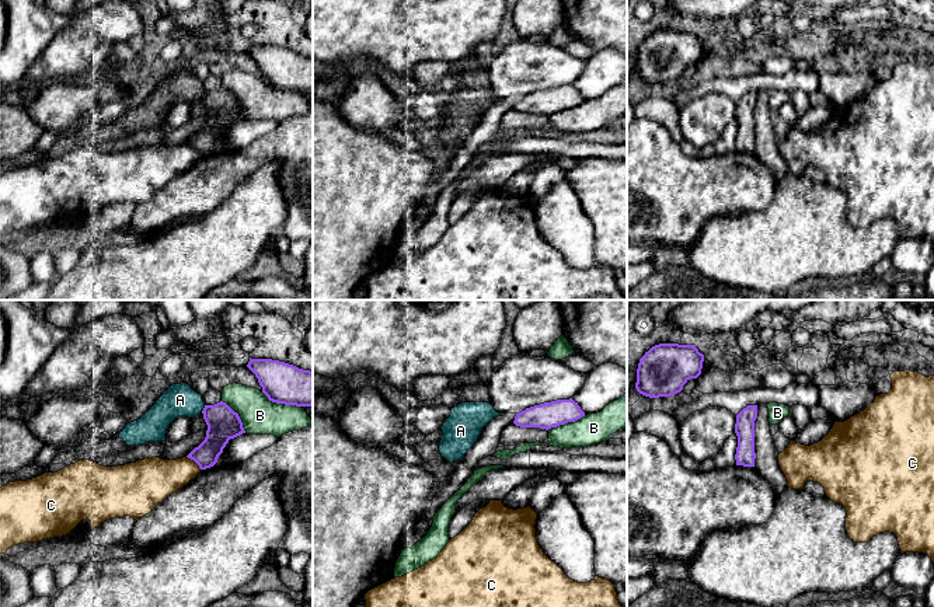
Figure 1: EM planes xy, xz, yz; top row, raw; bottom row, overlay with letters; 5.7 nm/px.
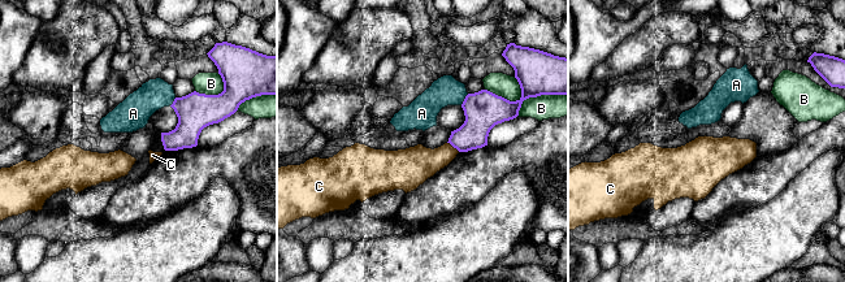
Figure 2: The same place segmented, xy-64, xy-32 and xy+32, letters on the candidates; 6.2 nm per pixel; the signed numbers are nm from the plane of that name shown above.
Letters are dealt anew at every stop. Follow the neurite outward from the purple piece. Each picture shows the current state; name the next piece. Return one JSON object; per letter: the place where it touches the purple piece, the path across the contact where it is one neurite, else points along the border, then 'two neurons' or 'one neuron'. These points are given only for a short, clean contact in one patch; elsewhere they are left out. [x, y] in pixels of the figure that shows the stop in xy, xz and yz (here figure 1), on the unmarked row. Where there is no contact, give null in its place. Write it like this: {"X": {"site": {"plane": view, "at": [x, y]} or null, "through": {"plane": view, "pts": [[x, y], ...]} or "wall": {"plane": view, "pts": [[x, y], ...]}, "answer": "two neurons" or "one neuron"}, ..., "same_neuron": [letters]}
{"A": {"site": {"plane": "xy", "at": [204, 94]}, "wall": {"plane": "xy", "pts": [[205, 91], [201, 97]]}, "answer": "two neurons"}, "B": {"site": {"plane": "xy", "at": [281, 89]}, "answer": "two neurons"}, "C": {"site": {"plane": "xy", "at": [194, 146]}, "wall": {"plane": "xy", "pts": [[187, 142], [201, 154]]}, "answer": "two neurons"}, "same_neuron": []}

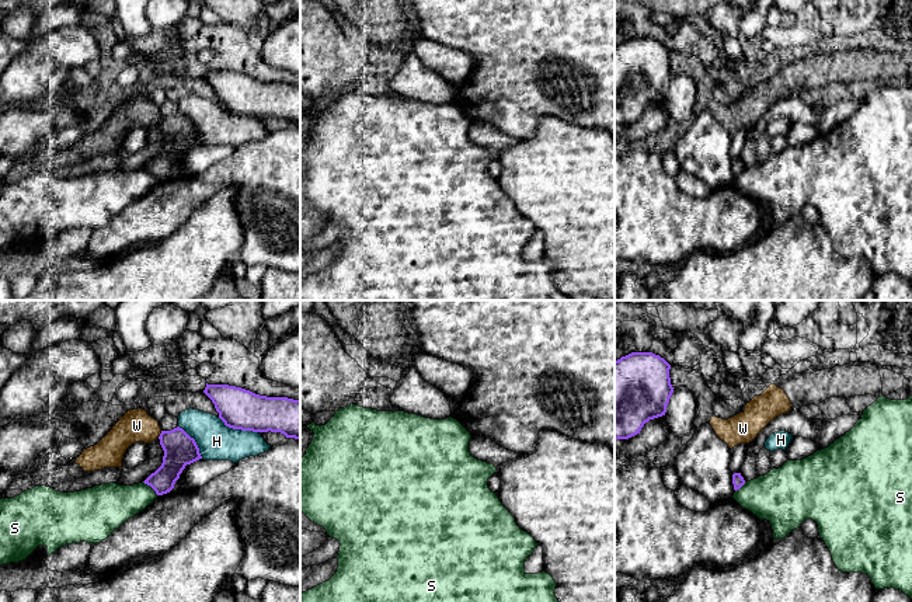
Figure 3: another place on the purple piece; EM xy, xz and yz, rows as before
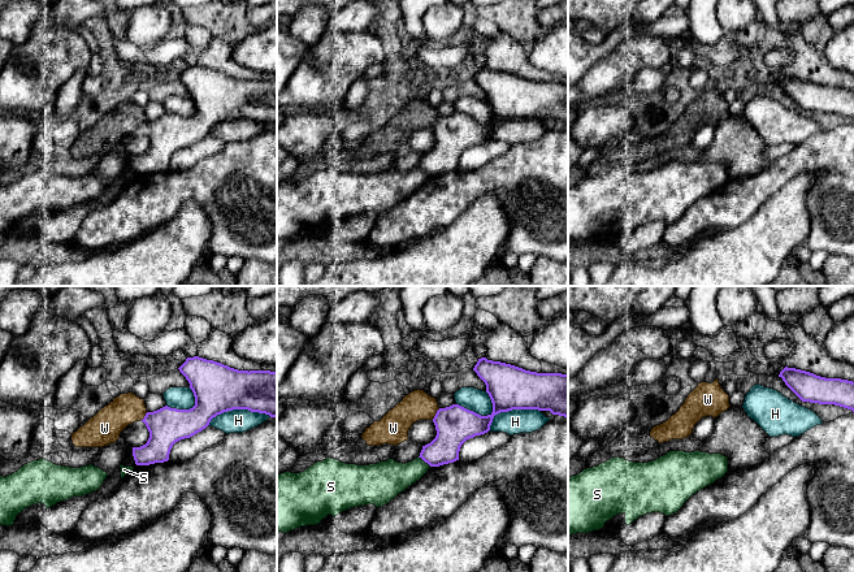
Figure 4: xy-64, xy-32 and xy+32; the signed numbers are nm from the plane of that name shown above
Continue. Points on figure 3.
{"H": {"site": {"plane": "xy", "at": [237, 114]}, "answer": "two neurons"}, "S": {"site": {"plane": "xy", "at": [150, 171]}, "wall": {"plane": "xy", "pts": [[143, 167], [157, 180]]}, "answer": "two neurons"}, "W": {"site": {"plane": "xy", "at": [160, 119]}, "wall": {"plane": "xy", "pts": [[162, 117], [157, 122]]}, "answer": "two neurons"}, "same_neuron": []}

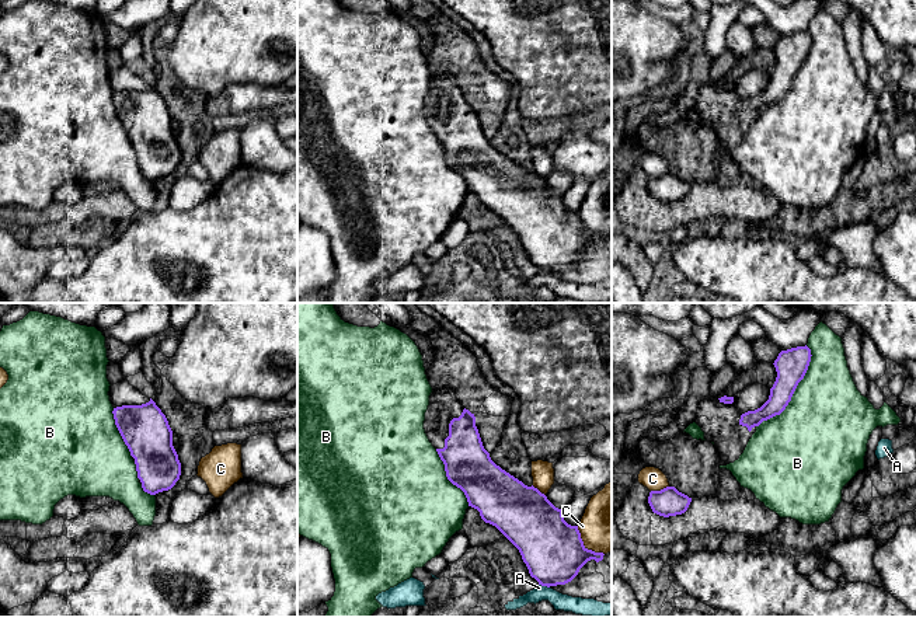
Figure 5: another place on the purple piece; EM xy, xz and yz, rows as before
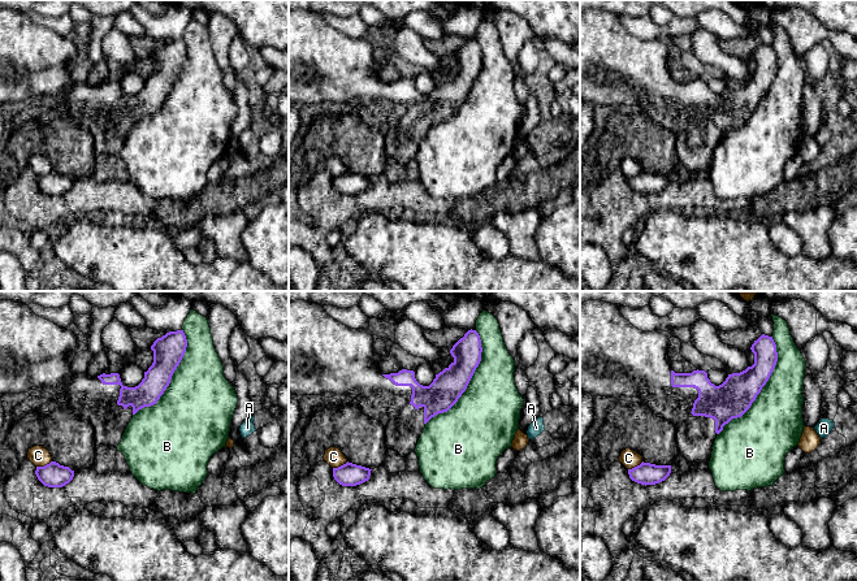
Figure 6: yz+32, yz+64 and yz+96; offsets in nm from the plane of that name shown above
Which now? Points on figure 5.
{"A": {"site": {"plane": "xz", "at": [544, 271]}, "wall": {"plane": "xz", "pts": [[539, 269], [549, 274]]}, "answer": "two neurons"}, "B": {"site": {"plane": "yz", "at": [794, 76]}, "answer": "two neurons"}, "C": {"site": {"plane": "xz", "at": [584, 232]}, "answer": "two neurons"}, "same_neuron": []}

